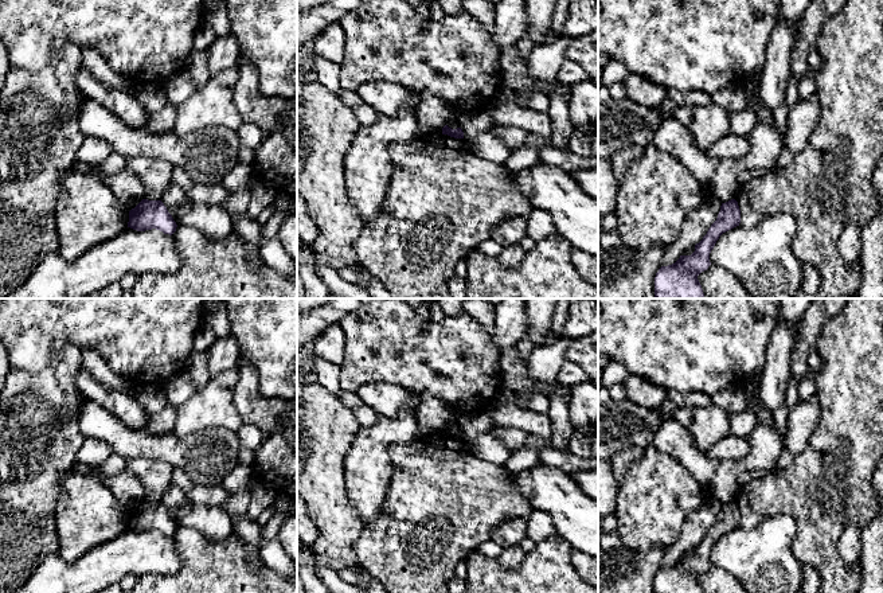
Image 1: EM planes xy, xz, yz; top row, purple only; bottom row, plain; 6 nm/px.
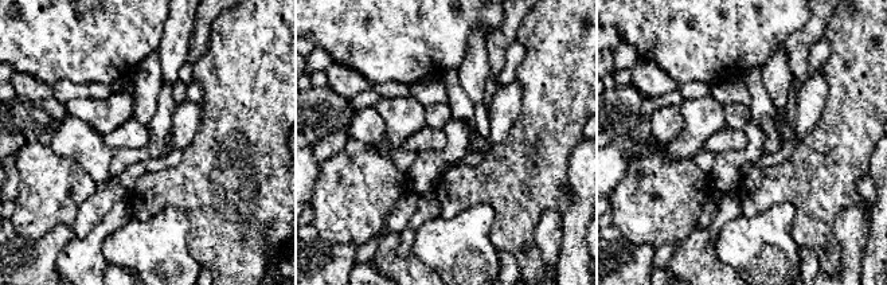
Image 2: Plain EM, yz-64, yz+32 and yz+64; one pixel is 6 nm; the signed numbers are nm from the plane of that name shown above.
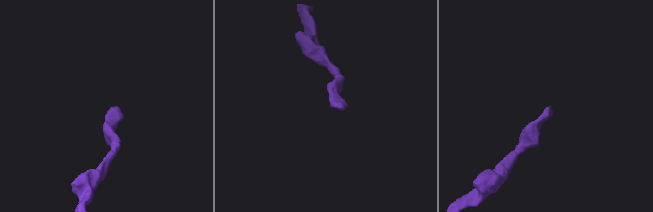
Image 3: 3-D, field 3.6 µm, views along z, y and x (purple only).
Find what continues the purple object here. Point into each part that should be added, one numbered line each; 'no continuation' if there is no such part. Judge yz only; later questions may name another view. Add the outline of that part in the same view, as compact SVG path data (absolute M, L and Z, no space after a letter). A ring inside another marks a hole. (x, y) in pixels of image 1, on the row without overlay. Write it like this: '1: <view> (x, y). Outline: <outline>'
no continuation

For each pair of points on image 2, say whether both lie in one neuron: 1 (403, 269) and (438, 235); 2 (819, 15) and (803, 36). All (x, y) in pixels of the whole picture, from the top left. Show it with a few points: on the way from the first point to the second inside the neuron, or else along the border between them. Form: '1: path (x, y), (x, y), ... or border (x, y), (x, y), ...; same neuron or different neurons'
1: border (409, 250), (434, 270); different neurons
2: path (819, 20), (808, 31); same neuron

